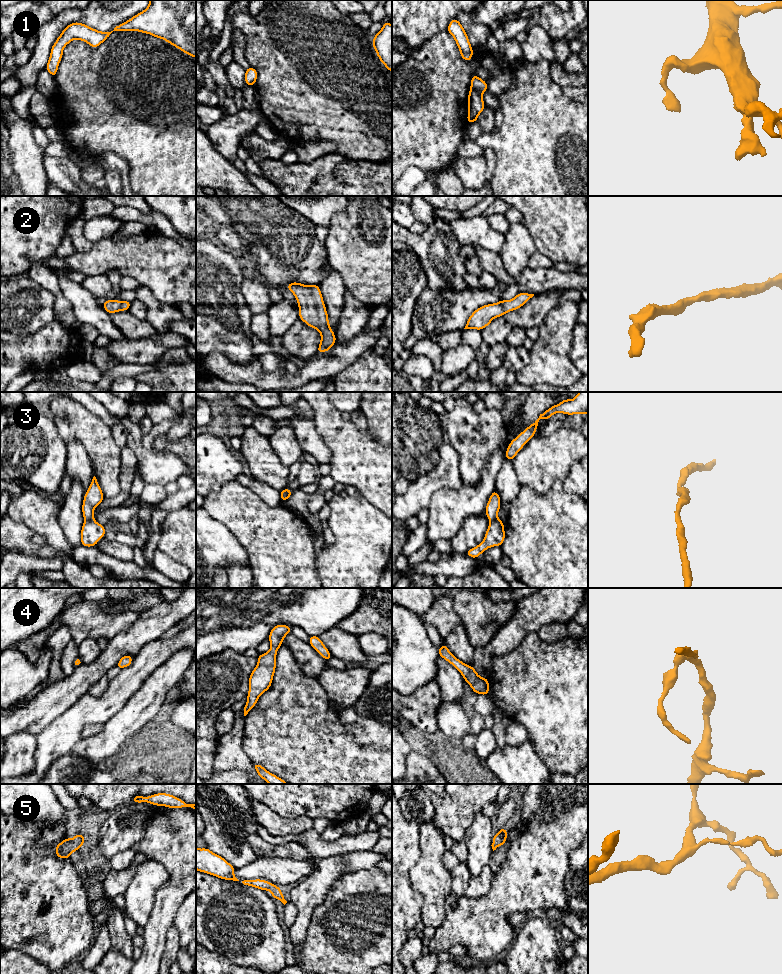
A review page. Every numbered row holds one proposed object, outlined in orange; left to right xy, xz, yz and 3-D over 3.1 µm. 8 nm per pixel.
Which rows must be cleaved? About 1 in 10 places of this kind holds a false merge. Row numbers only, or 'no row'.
no row

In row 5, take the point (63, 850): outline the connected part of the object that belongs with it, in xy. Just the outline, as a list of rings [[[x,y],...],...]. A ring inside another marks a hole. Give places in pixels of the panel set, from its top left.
[[[77,834],[72,839],[65,838],[55,847],[56,856],[61,859],[70,858],[71,854],[84,844],[85,839],[82,834]]]

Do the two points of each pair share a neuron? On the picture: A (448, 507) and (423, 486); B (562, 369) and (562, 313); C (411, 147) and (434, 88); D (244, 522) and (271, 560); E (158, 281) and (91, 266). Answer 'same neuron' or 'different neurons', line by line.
A: different neurons
B: same neuron
C: same neuron
D: same neuron
E: same neuron

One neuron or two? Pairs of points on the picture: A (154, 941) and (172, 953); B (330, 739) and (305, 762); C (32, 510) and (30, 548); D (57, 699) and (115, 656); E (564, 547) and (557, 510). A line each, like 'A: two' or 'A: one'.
A: two
B: one
C: two
D: one
E: one

